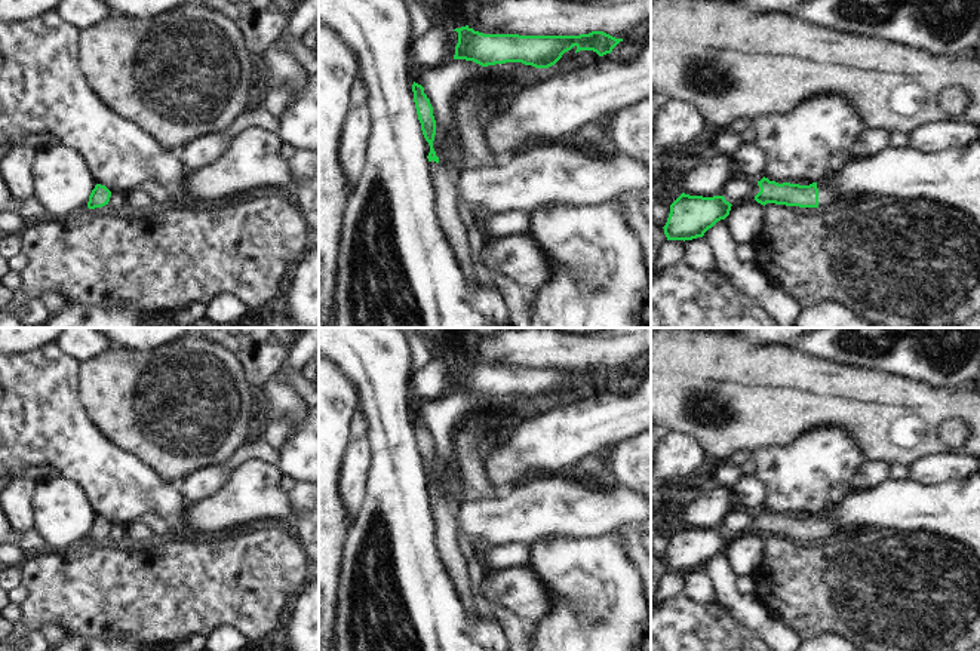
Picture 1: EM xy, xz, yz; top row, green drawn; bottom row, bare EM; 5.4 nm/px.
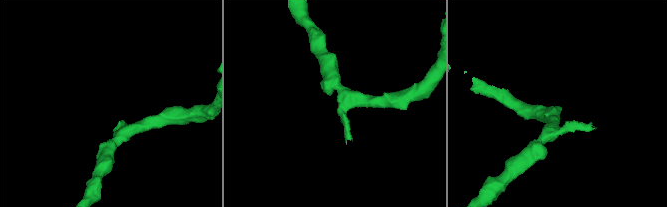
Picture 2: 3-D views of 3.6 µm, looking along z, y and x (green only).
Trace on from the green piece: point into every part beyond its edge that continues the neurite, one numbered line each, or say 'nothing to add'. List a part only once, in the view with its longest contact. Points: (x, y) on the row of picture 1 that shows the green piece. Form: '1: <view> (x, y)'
1: yz (828, 195)

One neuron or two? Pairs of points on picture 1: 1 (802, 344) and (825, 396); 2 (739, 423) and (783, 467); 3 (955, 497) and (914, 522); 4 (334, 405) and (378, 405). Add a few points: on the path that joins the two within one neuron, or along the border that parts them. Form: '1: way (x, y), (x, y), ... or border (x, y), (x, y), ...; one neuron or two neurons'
1: border (793, 347), (838, 365); two neurons
2: border (796, 438), (785, 445), (761, 447), (753, 453); two neurons
3: way (945, 507), (942, 510), (924, 512); one neuron
4: border (344, 372), (356, 390), (359, 408); two neurons

